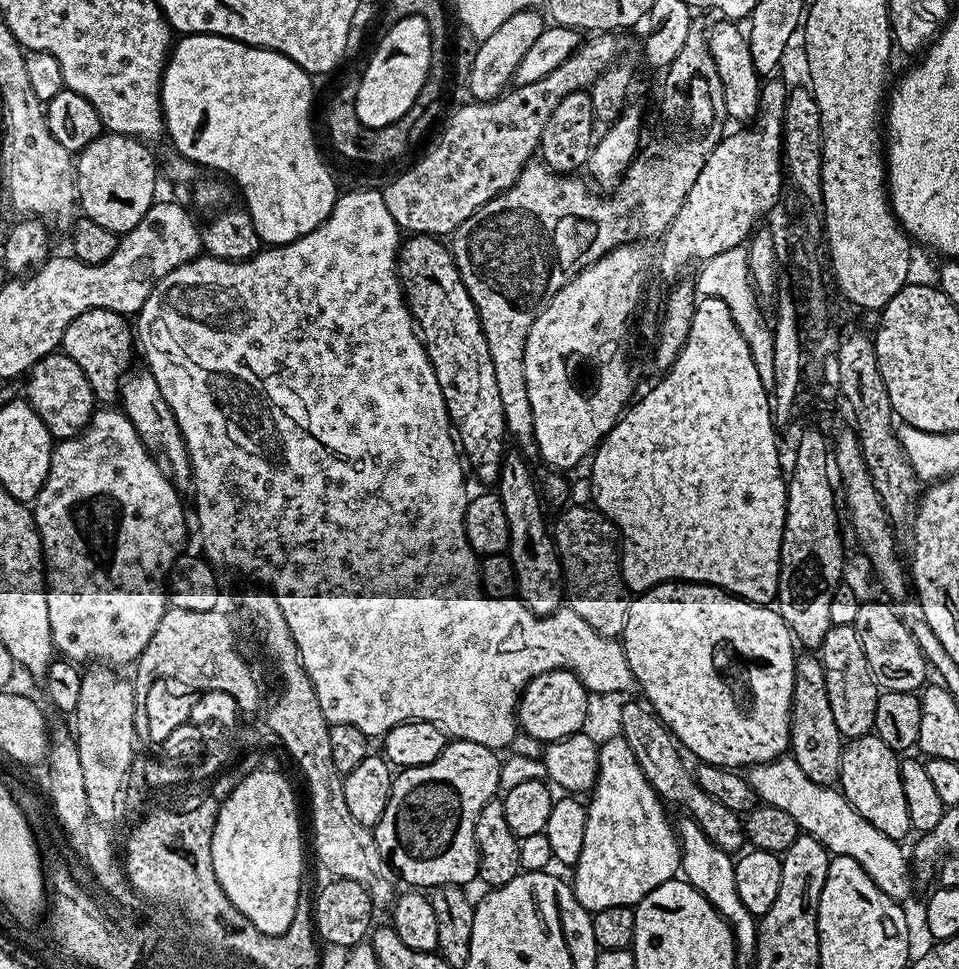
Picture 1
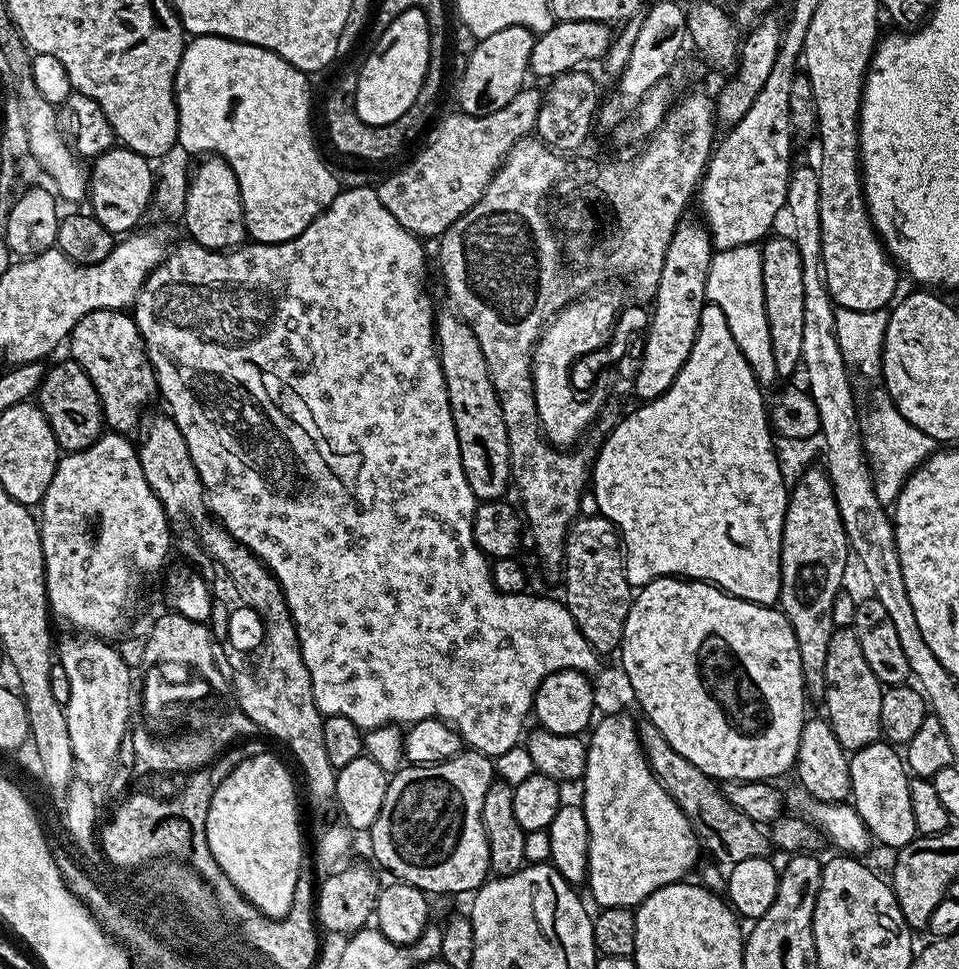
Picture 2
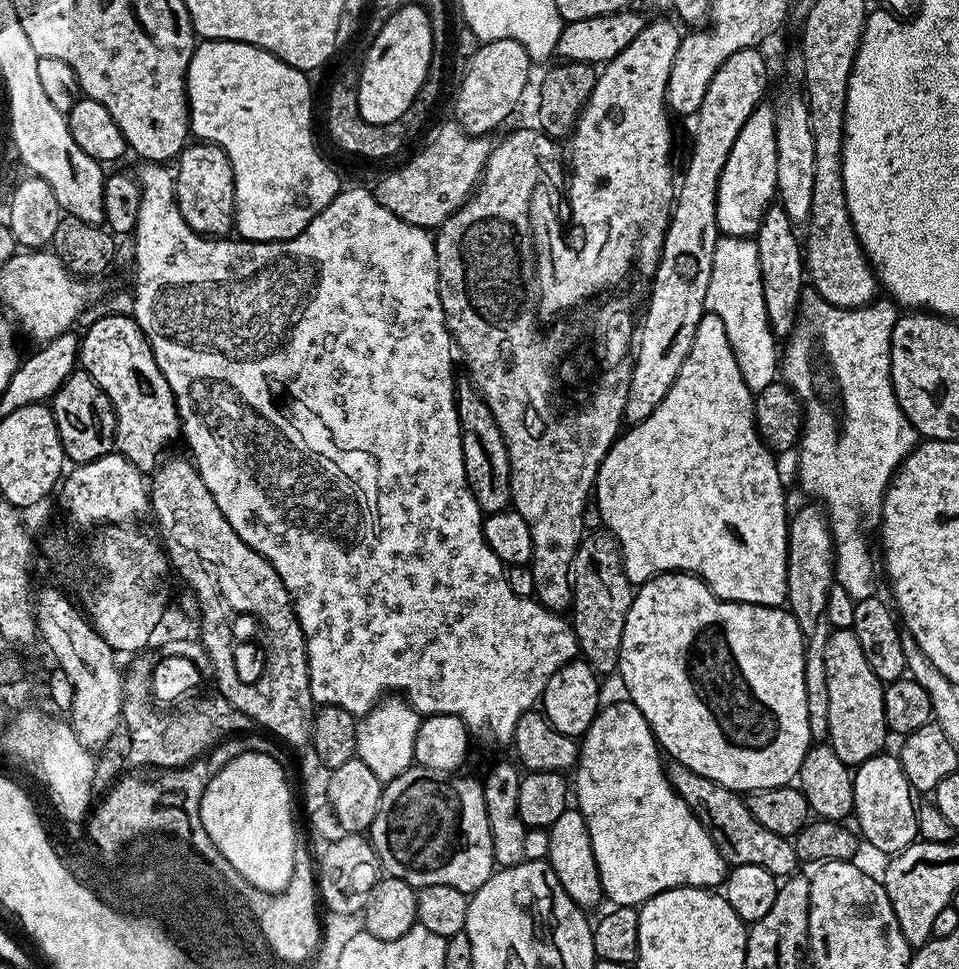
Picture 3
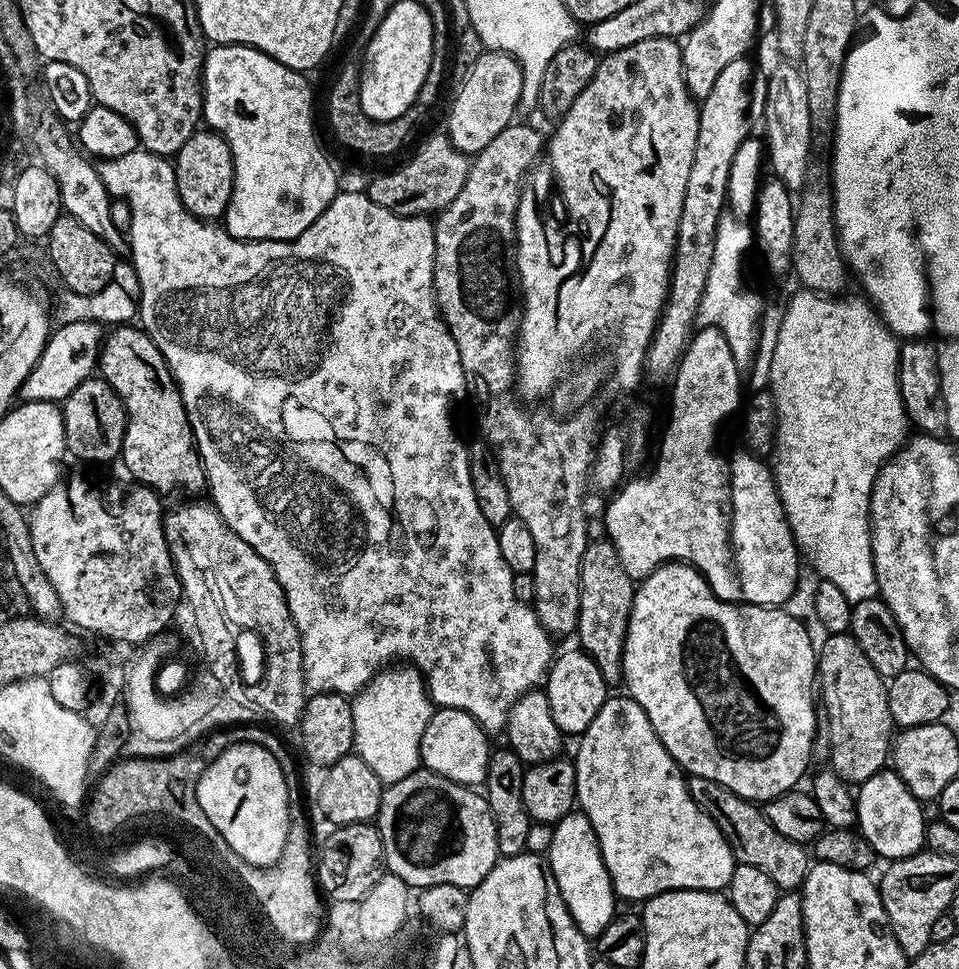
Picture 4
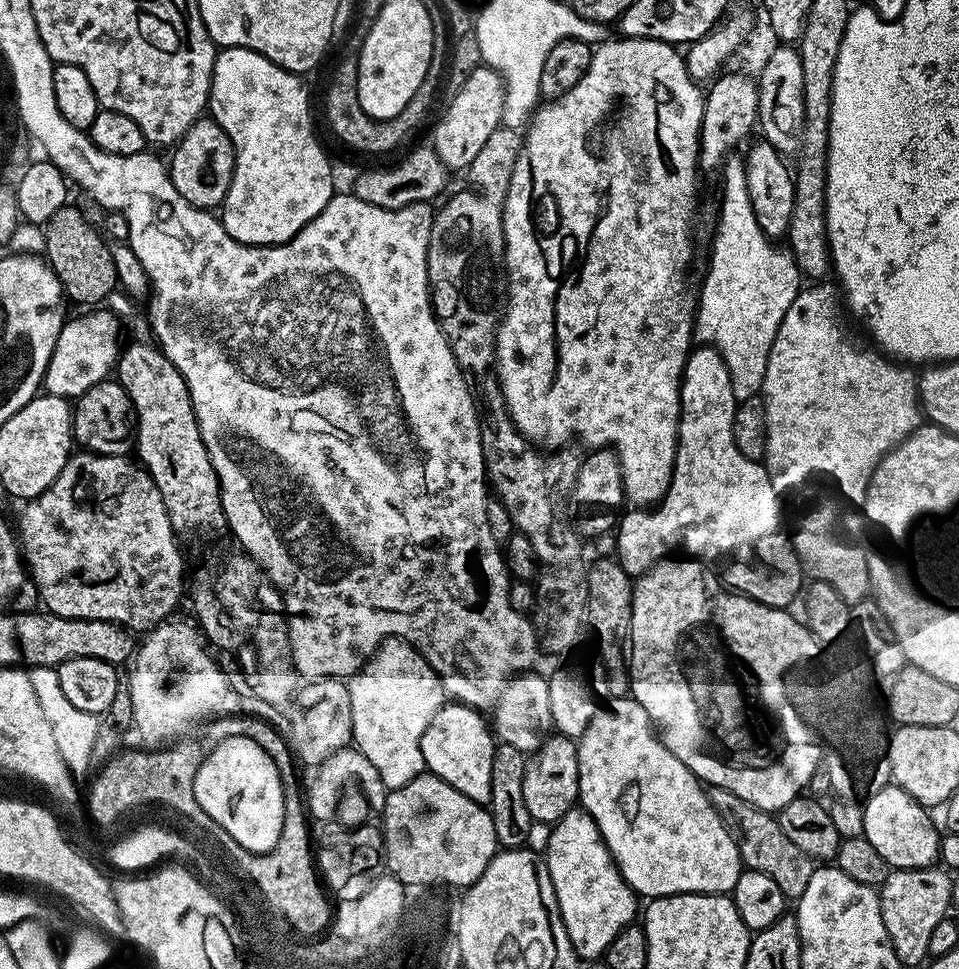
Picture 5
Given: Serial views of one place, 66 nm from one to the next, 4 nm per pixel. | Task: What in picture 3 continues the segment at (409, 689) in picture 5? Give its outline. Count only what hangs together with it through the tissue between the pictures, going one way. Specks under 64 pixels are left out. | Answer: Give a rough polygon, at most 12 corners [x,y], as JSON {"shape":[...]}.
{"shape":[[388,696],[359,719],[356,756],[385,784],[415,761],[421,715]]}

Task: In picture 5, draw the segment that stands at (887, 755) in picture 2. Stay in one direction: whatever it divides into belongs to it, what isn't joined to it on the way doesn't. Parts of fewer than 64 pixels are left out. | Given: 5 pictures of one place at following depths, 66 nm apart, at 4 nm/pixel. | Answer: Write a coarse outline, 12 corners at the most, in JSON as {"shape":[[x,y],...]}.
{"shape":[[891,782],[863,801],[863,836],[889,869],[933,867],[941,833]]}

